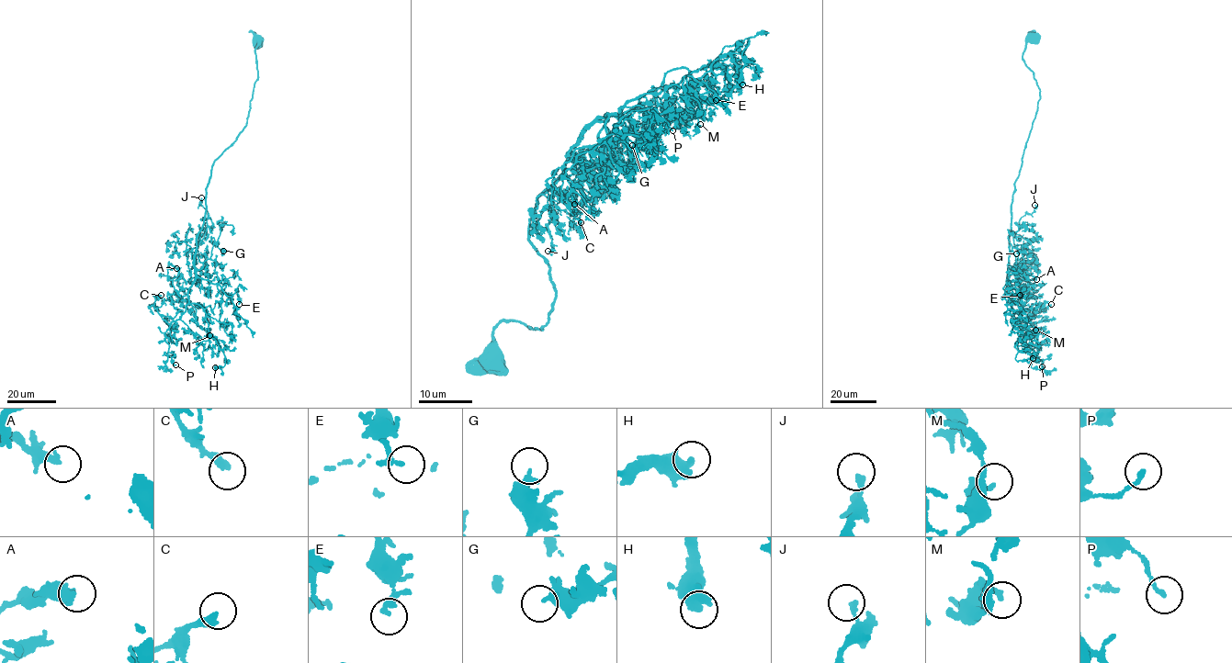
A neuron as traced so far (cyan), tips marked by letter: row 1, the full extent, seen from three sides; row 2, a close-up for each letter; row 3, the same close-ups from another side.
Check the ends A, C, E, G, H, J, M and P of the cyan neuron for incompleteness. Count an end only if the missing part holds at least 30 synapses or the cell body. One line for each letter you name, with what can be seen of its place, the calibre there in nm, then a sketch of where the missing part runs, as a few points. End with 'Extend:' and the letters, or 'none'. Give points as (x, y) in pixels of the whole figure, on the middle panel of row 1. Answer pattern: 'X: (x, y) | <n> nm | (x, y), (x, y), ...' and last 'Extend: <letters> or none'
Extend: none

